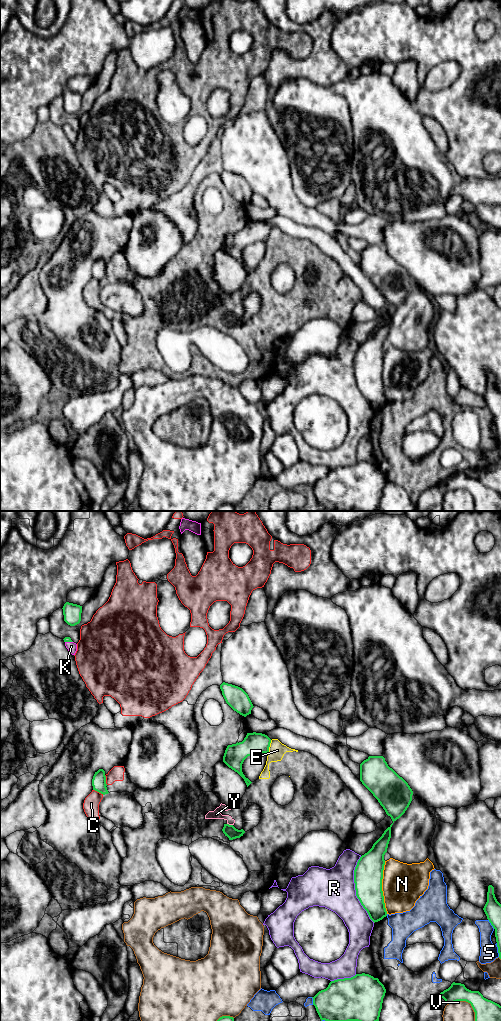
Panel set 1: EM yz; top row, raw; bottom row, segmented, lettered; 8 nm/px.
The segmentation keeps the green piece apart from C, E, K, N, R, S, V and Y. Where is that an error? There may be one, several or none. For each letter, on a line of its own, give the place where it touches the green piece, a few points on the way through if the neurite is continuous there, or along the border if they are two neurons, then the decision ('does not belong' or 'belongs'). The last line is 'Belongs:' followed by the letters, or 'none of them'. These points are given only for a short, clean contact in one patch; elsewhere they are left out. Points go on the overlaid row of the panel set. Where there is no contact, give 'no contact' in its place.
C: yz (98, 791) | does not belong
E: yz (269, 746) | along yz (271, 740), (267, 752) | does not belong
K: yz (69, 641) | belongs
N: yz (381, 887) | does not belong
R: yz (355, 889) | does not belong
S: yz (491, 924) | does not belong
V: yz (467, 1001) | does not belong
Y: yz (230, 825) | along yz (227, 823), (232, 825) | does not belong
Belongs: K

